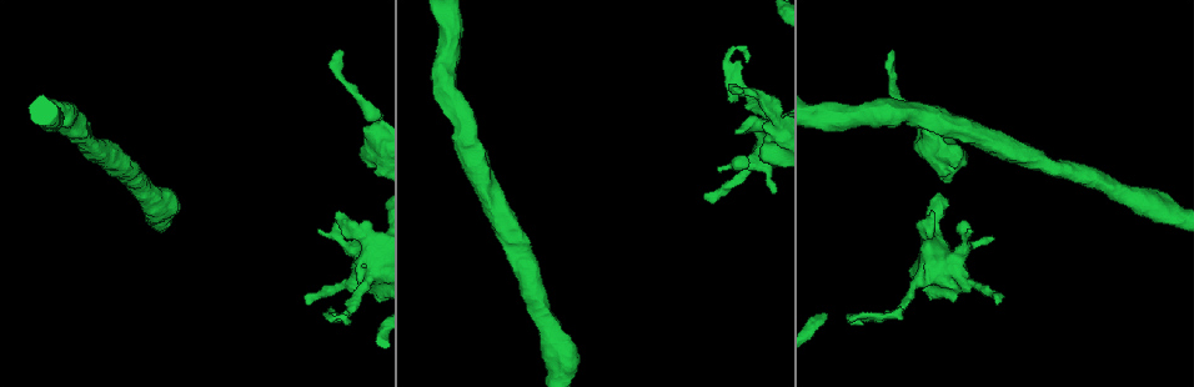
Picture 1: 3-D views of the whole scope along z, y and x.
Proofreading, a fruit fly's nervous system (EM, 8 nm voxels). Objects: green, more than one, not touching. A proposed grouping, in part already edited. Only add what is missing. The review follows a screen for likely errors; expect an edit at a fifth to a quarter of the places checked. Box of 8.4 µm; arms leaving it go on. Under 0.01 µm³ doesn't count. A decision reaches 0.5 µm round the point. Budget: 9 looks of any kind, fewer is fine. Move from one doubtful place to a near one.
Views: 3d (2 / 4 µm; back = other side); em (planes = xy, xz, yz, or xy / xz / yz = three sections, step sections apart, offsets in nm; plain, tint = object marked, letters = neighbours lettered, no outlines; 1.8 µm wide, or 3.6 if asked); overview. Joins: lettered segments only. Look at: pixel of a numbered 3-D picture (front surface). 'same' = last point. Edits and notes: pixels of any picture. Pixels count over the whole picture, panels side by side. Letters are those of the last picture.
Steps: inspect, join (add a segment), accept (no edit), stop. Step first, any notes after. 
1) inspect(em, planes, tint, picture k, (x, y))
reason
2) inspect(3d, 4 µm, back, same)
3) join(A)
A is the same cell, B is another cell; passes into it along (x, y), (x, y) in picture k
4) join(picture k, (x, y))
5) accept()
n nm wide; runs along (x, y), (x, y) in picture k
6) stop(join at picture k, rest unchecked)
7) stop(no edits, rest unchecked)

inspect(3d, 4 µm, picture 1, (893, 52))
end of a long branch

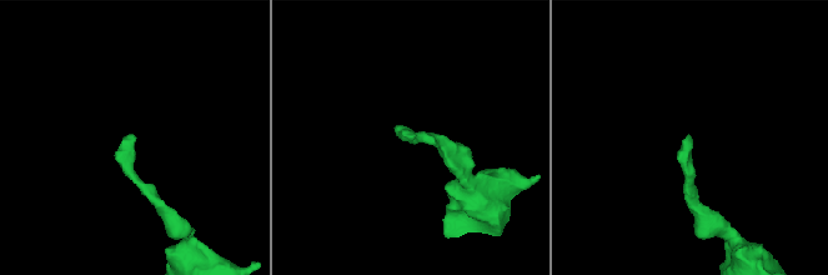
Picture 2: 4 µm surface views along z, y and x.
inspect(em, planes, letters, picture 2, (132, 136))

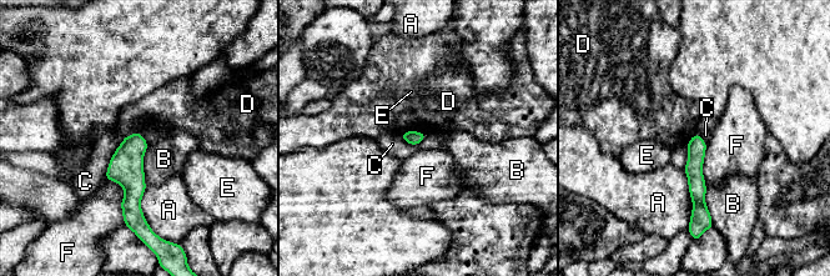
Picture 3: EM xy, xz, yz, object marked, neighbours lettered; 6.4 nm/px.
accept()
100 nm wide; A, B, C, D, E and F are other cells; border along (124, 138), (115, 150), (104, 177) in picture 3; no lettered segment goes on from it

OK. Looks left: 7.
inspect(3d, 4 µm, picture 1, (933, 215))
an open end

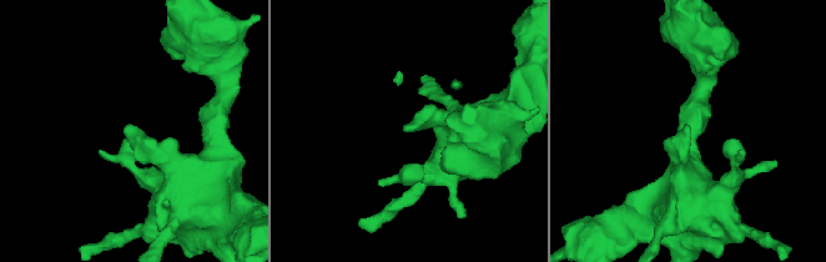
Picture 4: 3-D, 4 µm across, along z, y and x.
inspect(em, planes, letters, picture 4, (689, 131))
need the tissue

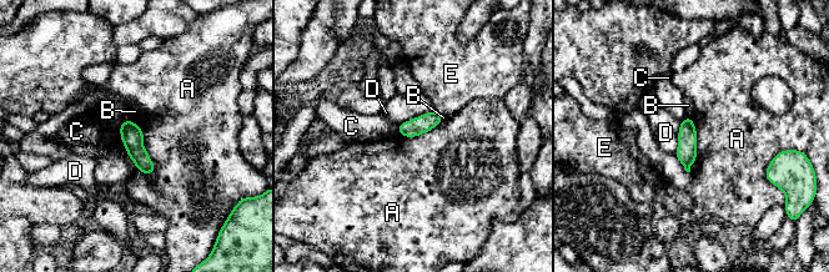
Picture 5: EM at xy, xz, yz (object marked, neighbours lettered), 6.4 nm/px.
accept()
A touches over 400 nm; A, B, C, D and E are other cells; border along (126, 119), (141, 129), (152, 174) in picture 5; none of them fits

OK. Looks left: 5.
inspect(em, planes, plain, picture 1, (748, 61))
branch stops here

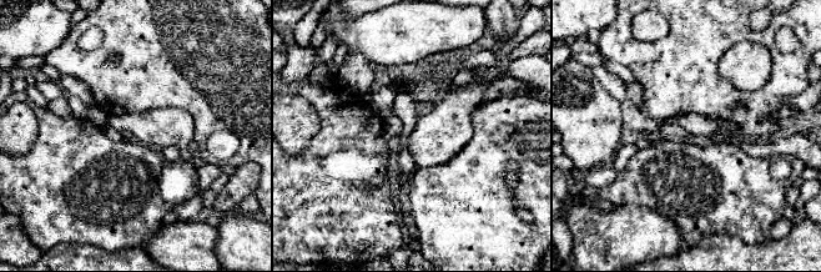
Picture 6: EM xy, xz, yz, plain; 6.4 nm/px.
inspect(em, planes, letters, same)
see the neighbours

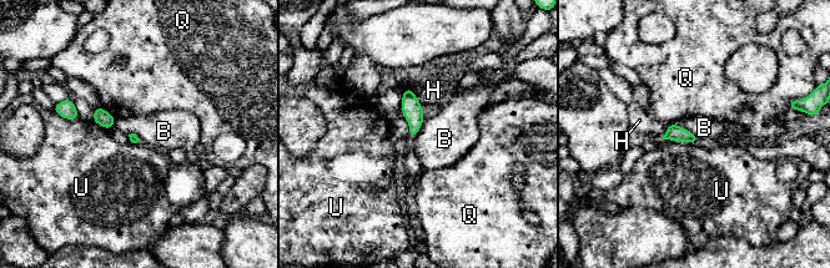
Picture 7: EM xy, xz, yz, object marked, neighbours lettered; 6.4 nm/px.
accept()
B, H, Q and U are other cells; border along (424, 119), (419, 131), (410, 137) in picture 7; no lettered segment goes on from it

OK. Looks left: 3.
inspect(em, yz, step 4, letters, picture 1, (309, 304))
free end

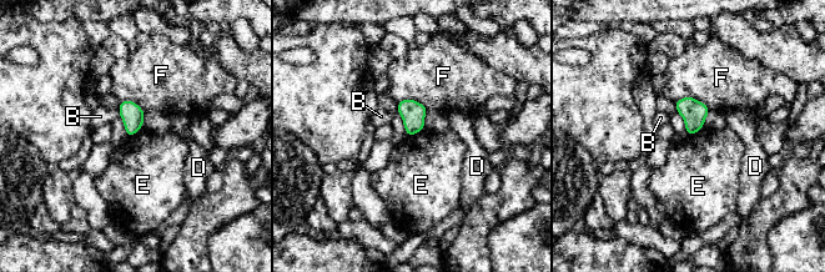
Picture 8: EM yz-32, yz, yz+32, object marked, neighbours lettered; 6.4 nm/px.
accept()
150 nm wide; B, D, E and F are other cells; border along (424, 129), (407, 136) in picture 8; none of them fits

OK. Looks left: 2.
stop(no edits, rest unchecked)

